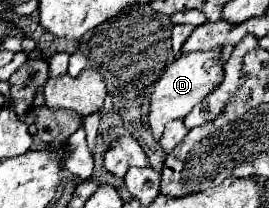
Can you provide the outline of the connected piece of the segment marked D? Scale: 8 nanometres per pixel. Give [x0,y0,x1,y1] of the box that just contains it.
[148,48,222,140]

